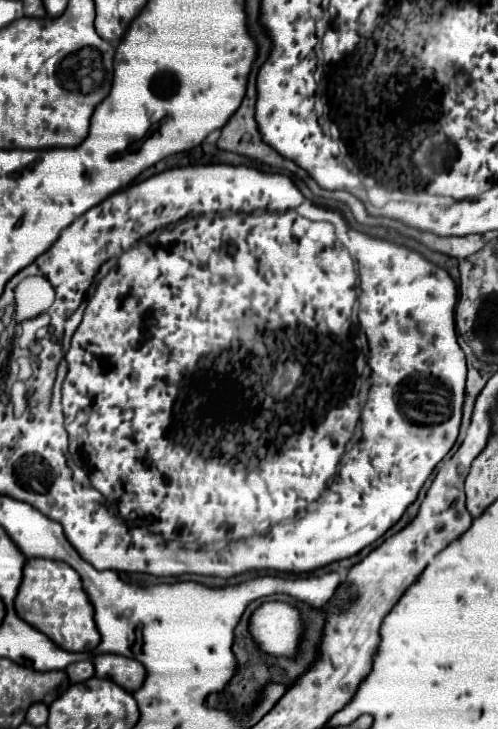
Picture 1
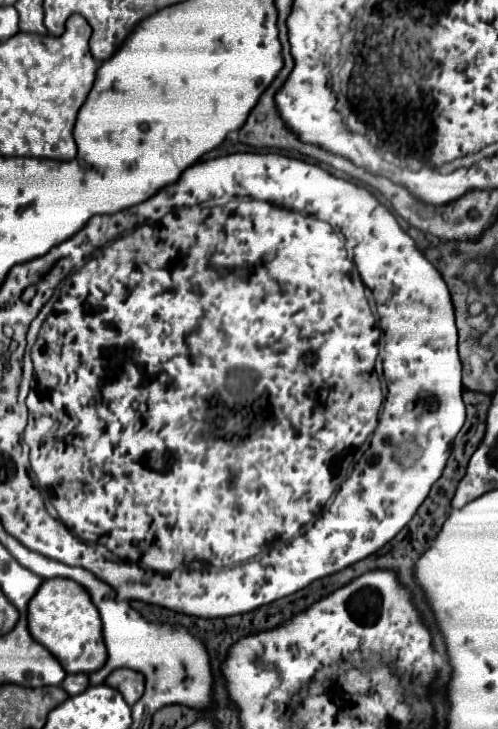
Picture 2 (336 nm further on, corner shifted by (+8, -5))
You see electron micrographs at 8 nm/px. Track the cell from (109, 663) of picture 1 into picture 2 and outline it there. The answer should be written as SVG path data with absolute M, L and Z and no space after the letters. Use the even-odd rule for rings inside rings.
M118 668L106 678L108 686L114 686L124 698L128 706L134 706L142 694L144 694L144 676L140 672L128 670L128 668Z

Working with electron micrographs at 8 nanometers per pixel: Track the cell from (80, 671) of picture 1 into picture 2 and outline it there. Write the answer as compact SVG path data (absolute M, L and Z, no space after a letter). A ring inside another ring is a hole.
M68 674L64 680L62 680L62 688L74 696L74 694L80 694L82 690L88 688L88 676L86 674Z

